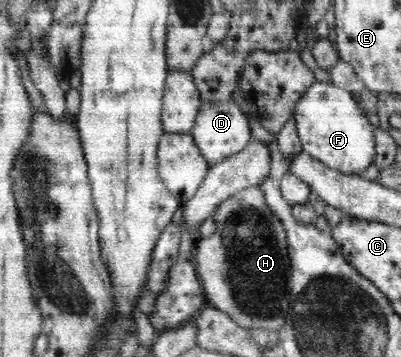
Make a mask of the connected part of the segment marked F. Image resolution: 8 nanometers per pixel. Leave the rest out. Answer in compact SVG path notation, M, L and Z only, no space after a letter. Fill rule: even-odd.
M314 81L300 95L293 108L293 119L303 152L328 168L352 175L373 164L375 127L358 107L353 93L335 86L333 82Z

